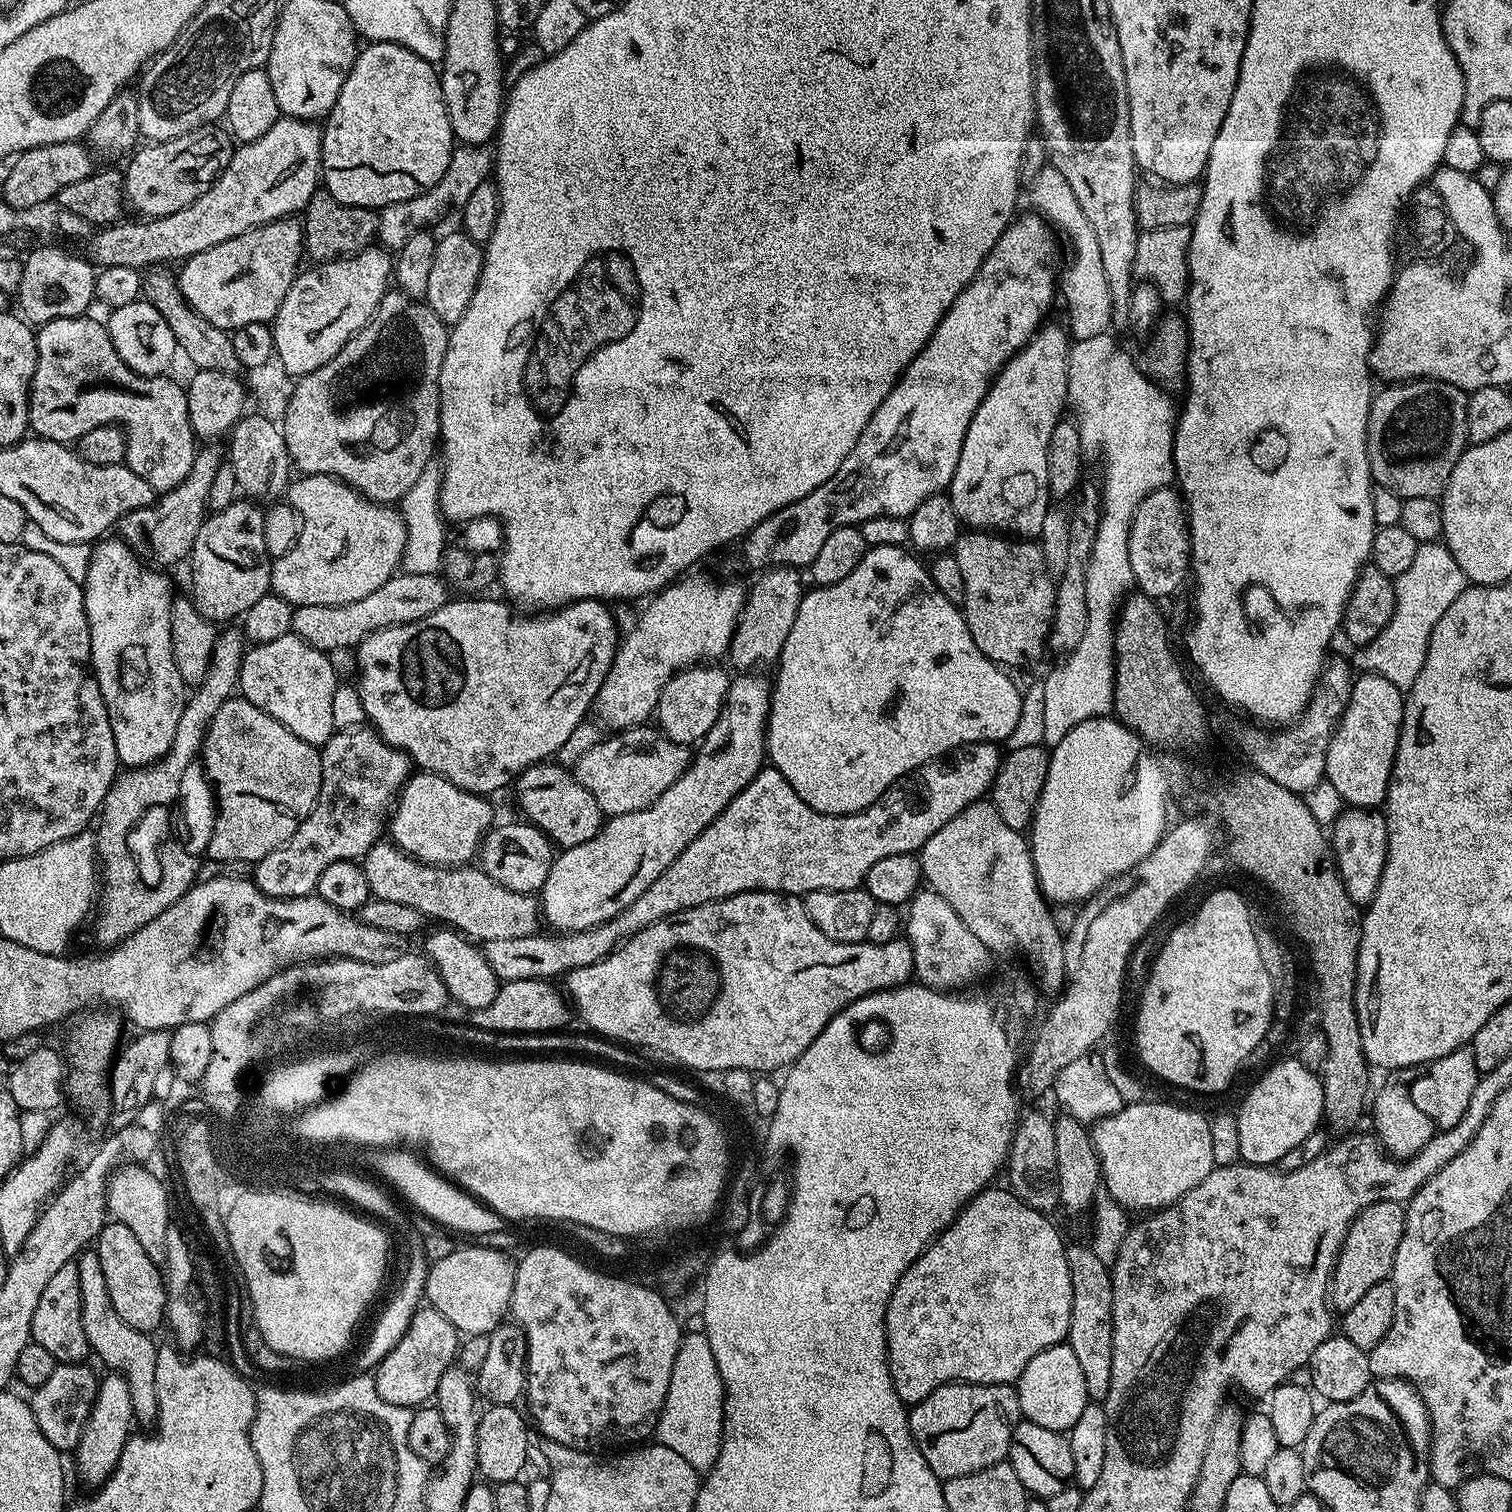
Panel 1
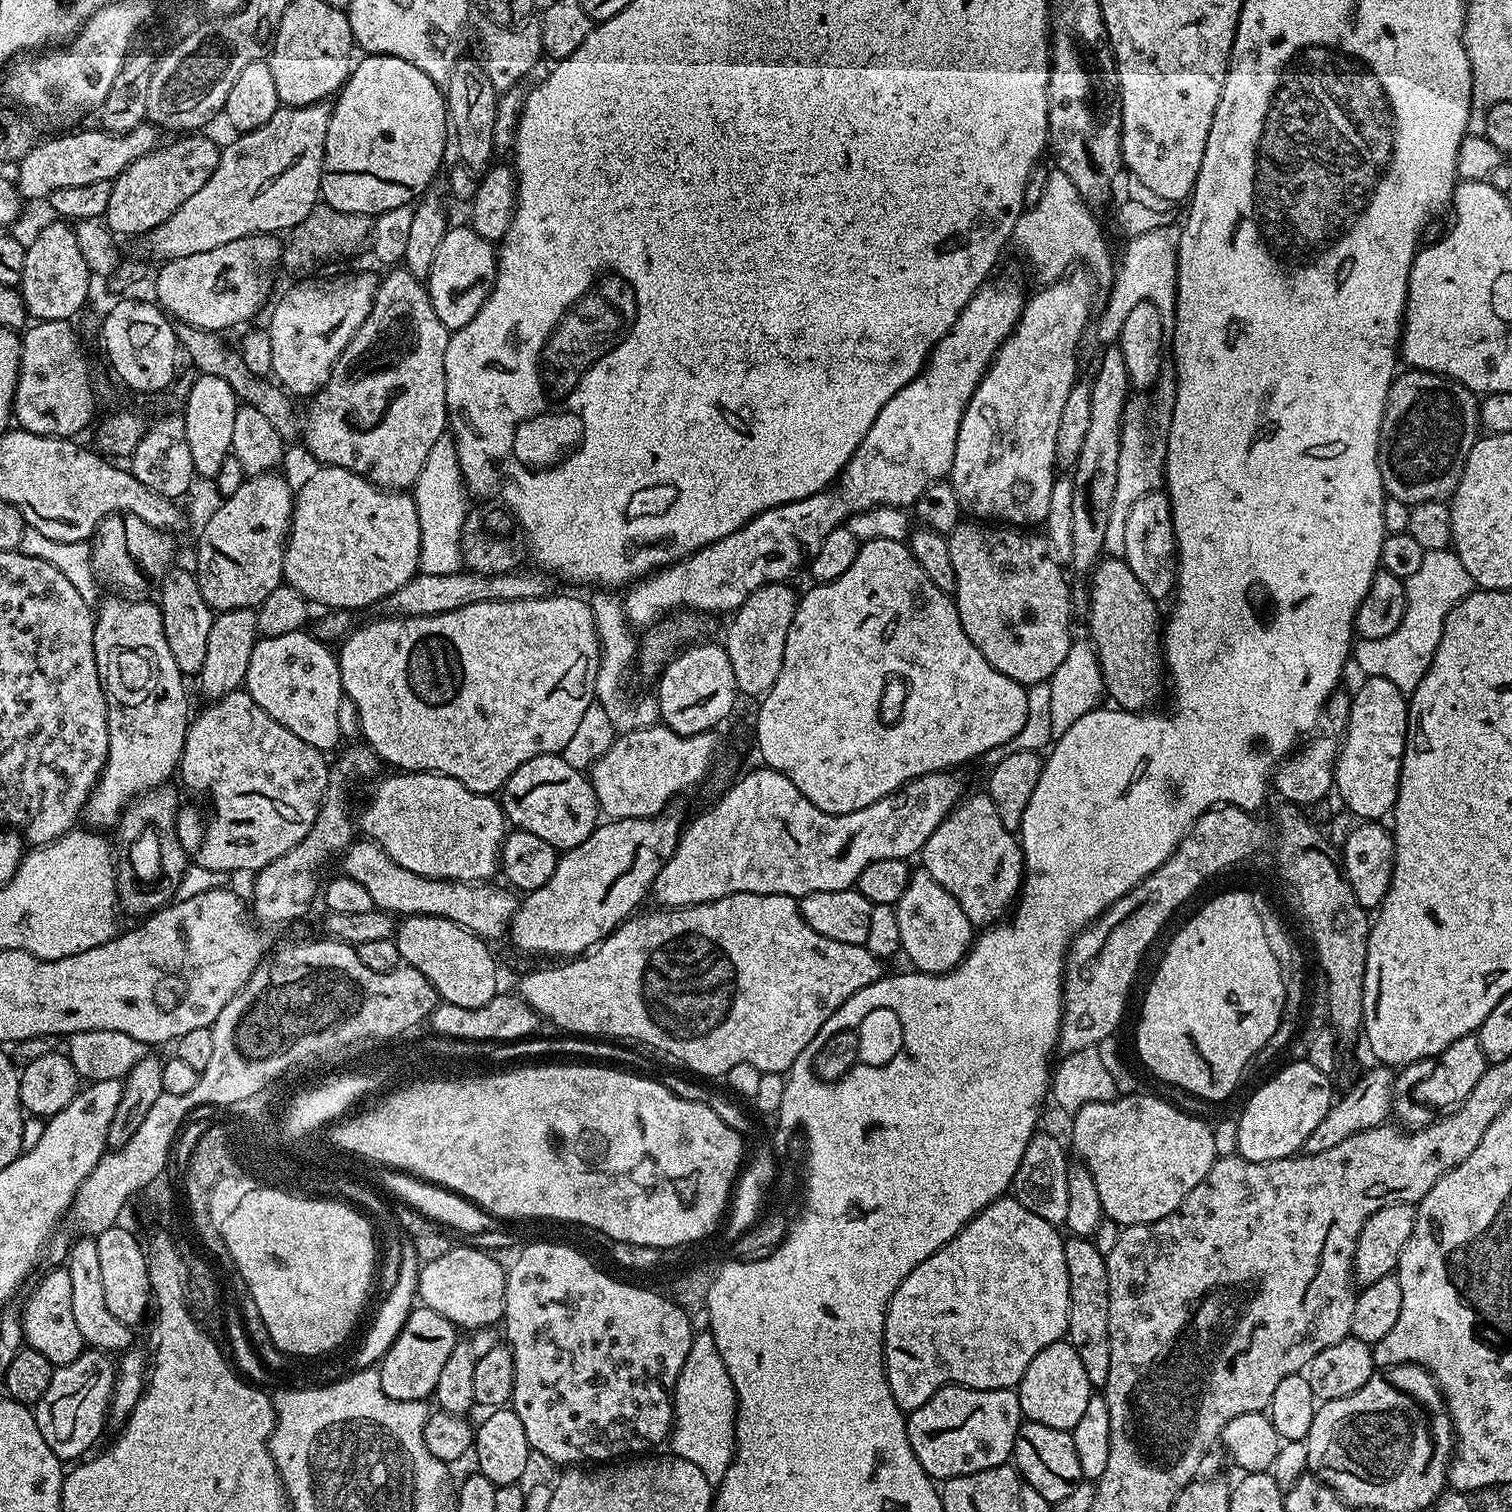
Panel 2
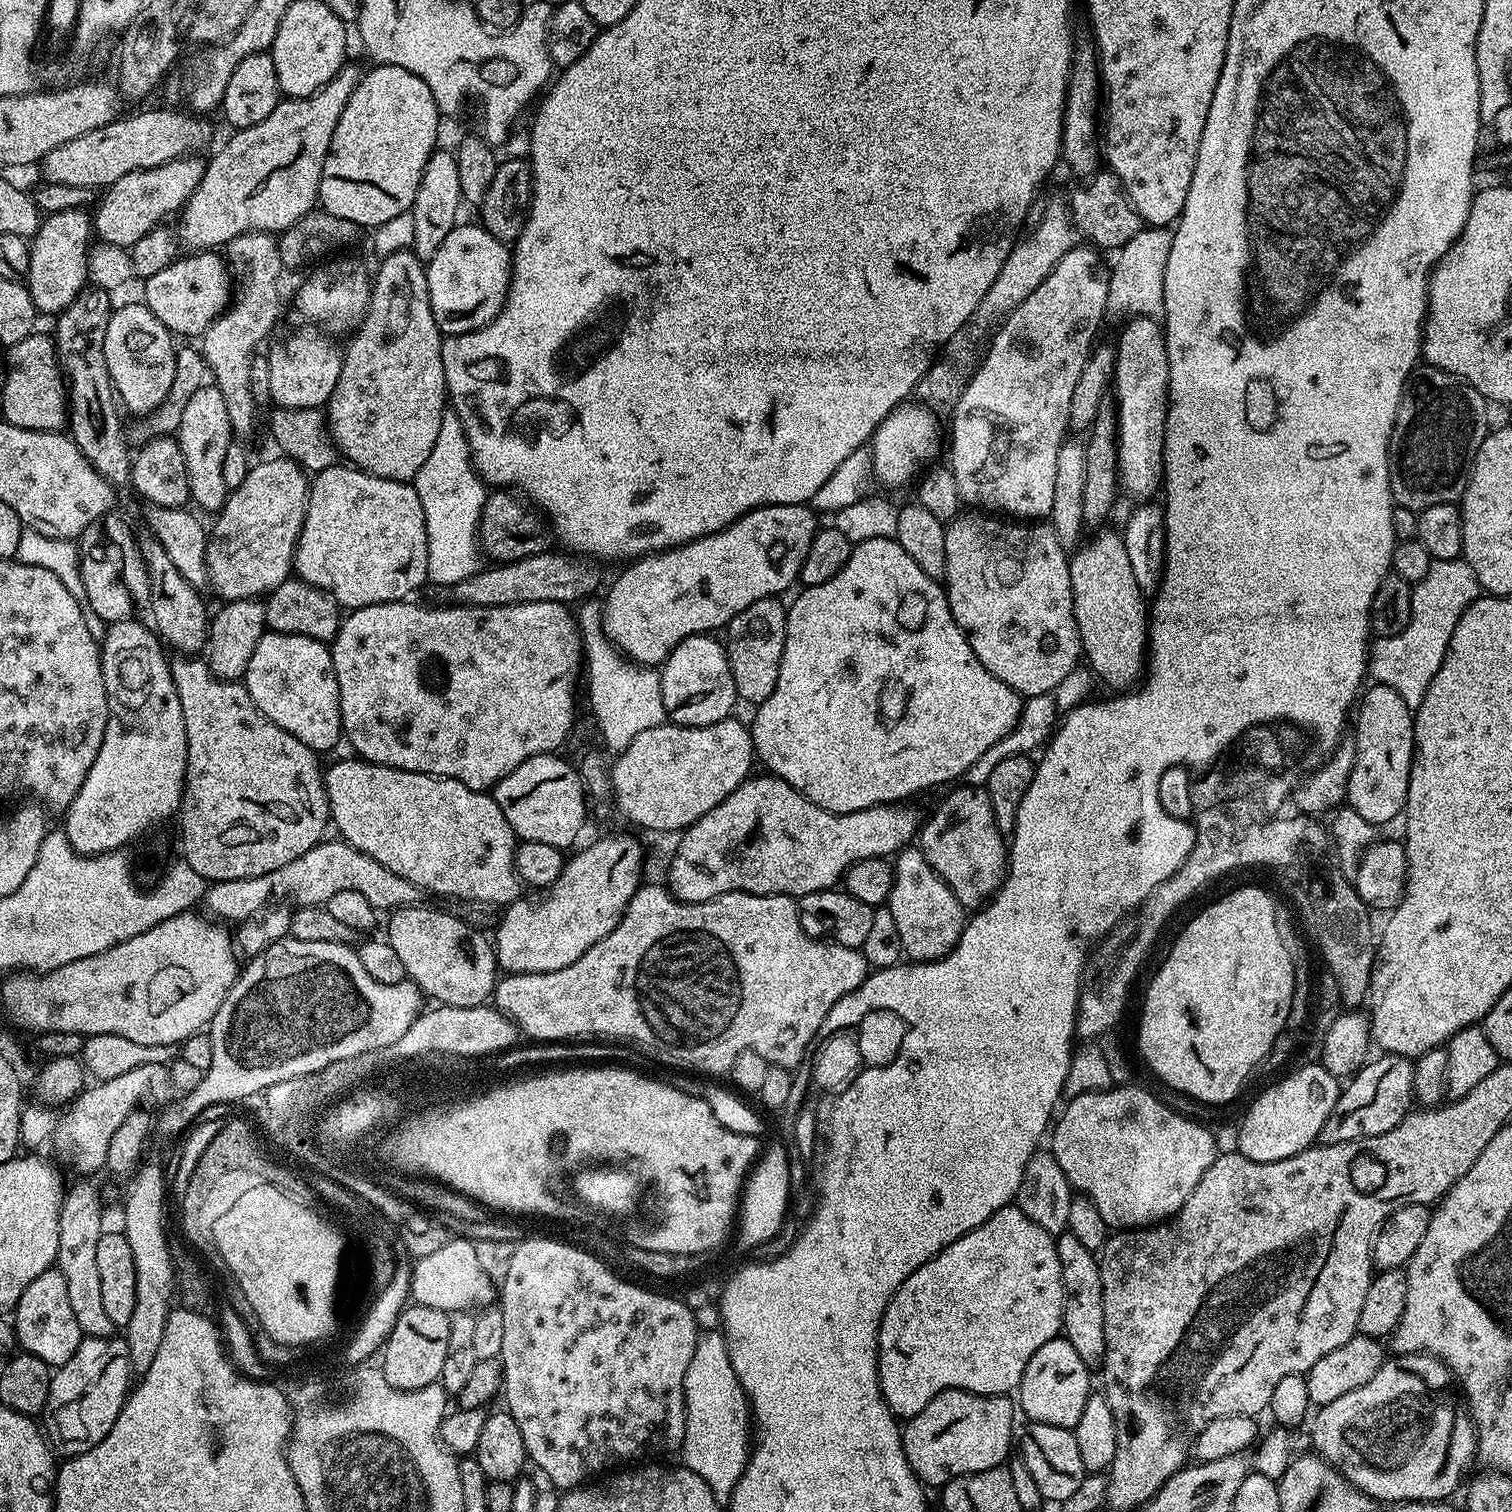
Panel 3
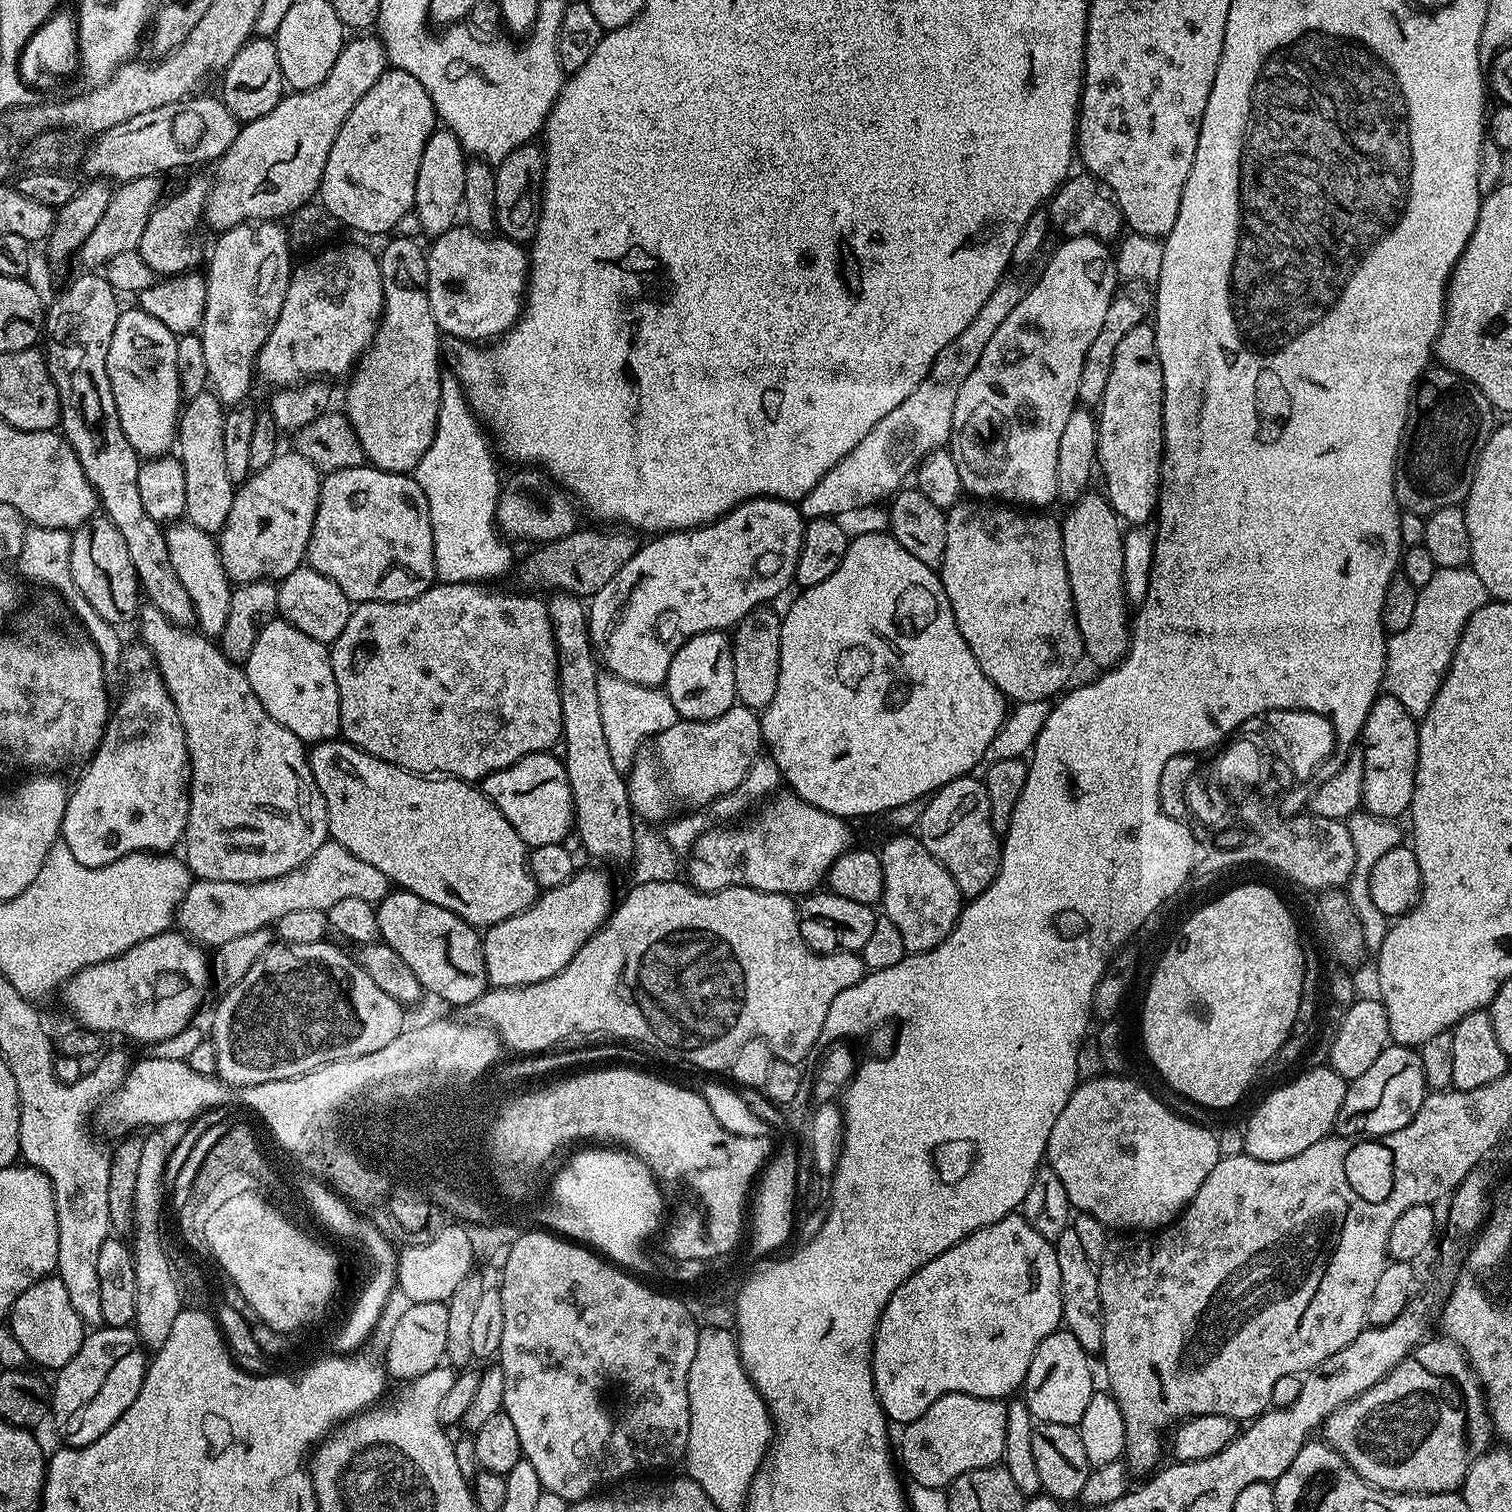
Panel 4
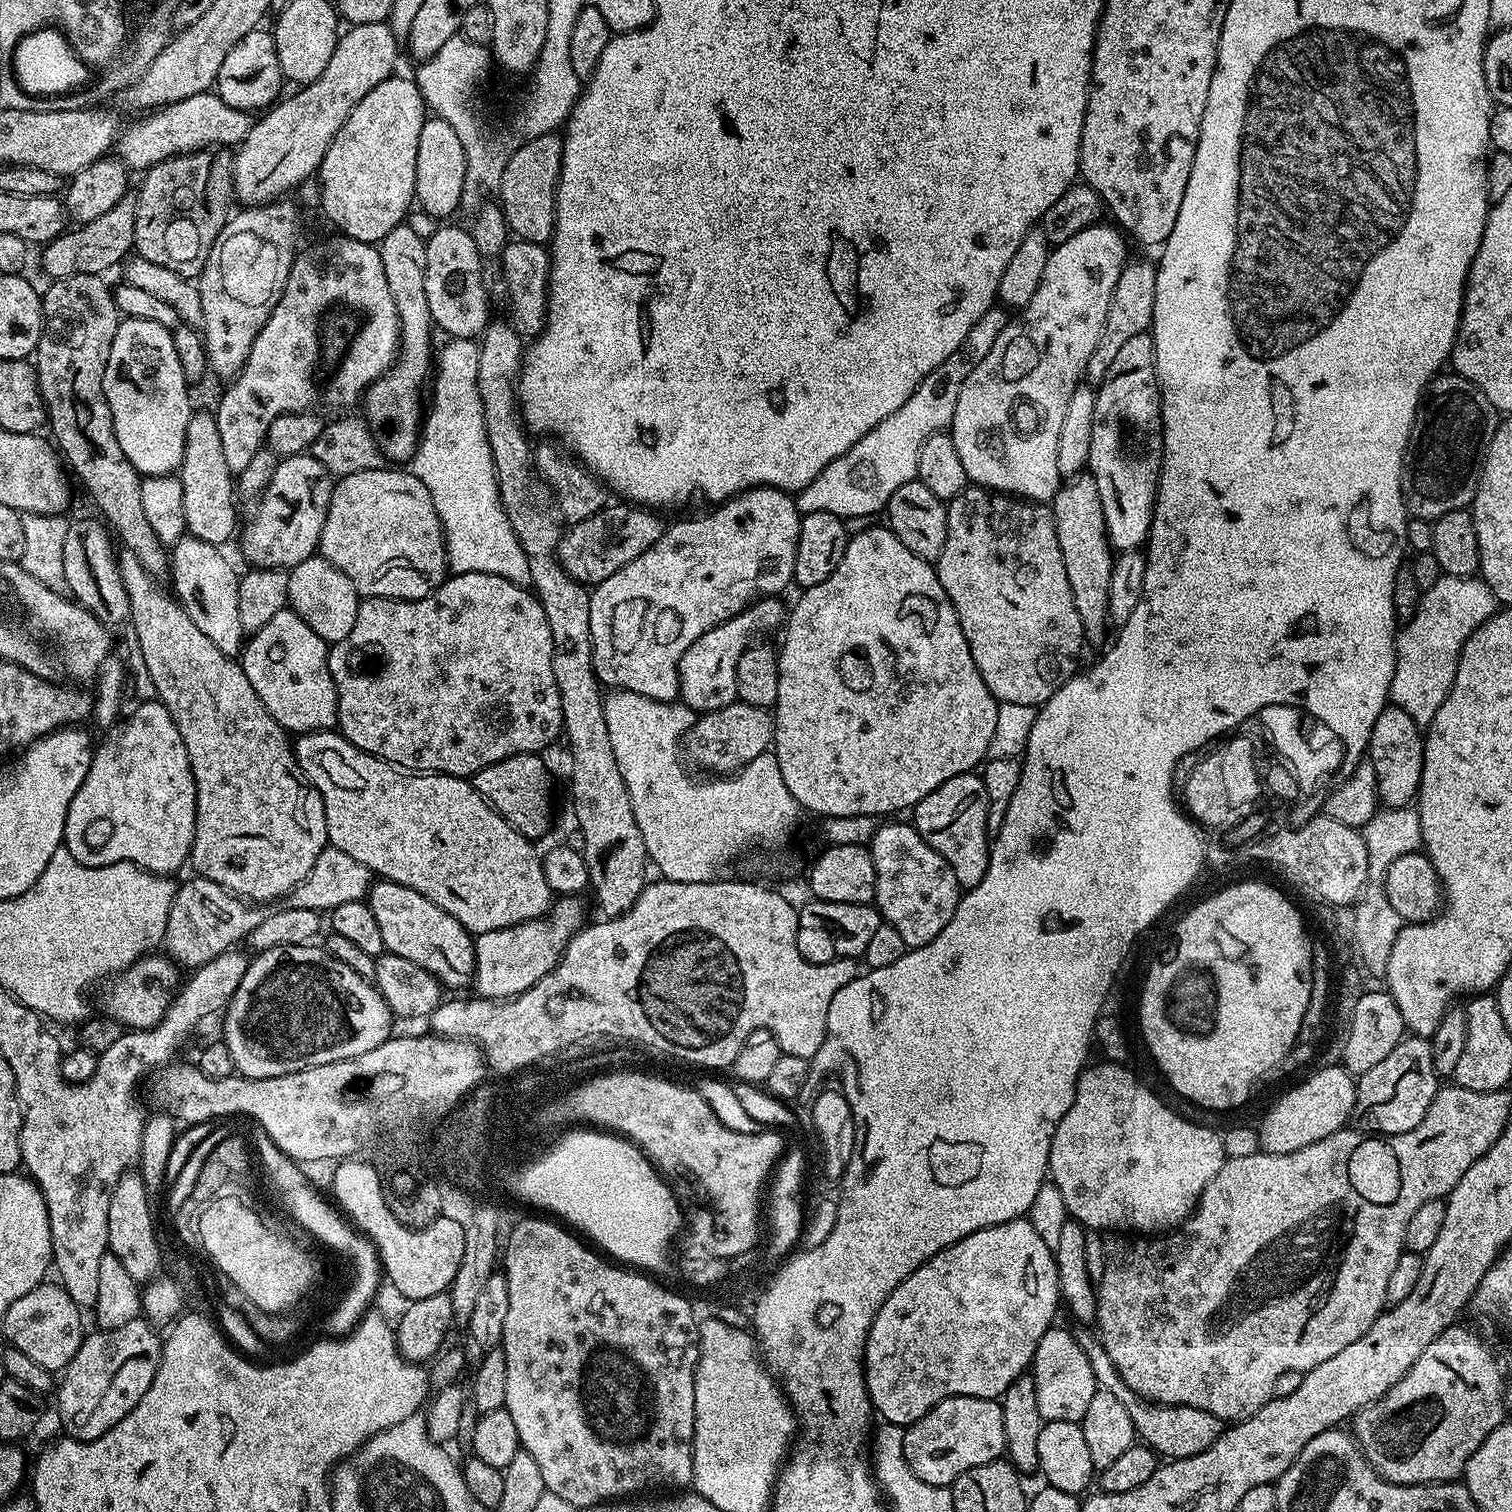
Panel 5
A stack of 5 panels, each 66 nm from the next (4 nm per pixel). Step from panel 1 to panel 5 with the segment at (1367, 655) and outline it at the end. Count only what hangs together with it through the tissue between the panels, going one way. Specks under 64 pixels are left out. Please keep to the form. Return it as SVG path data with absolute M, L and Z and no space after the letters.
M1440 575L1438 582L1430 586L1420 597L1420 604L1416 607L1416 613L1399 629L1396 637L1396 665L1394 666L1394 678L1390 682L1388 695L1395 707L1406 710L1410 718L1414 718L1416 725L1424 730L1438 714L1438 706L1446 702L1446 694L1450 694L1450 686L1454 682L1454 674L1458 670L1460 651L1464 649L1464 643L1474 634L1482 622L1486 622L1498 611L1496 595L1490 590L1490 586L1476 576L1446 576Z

